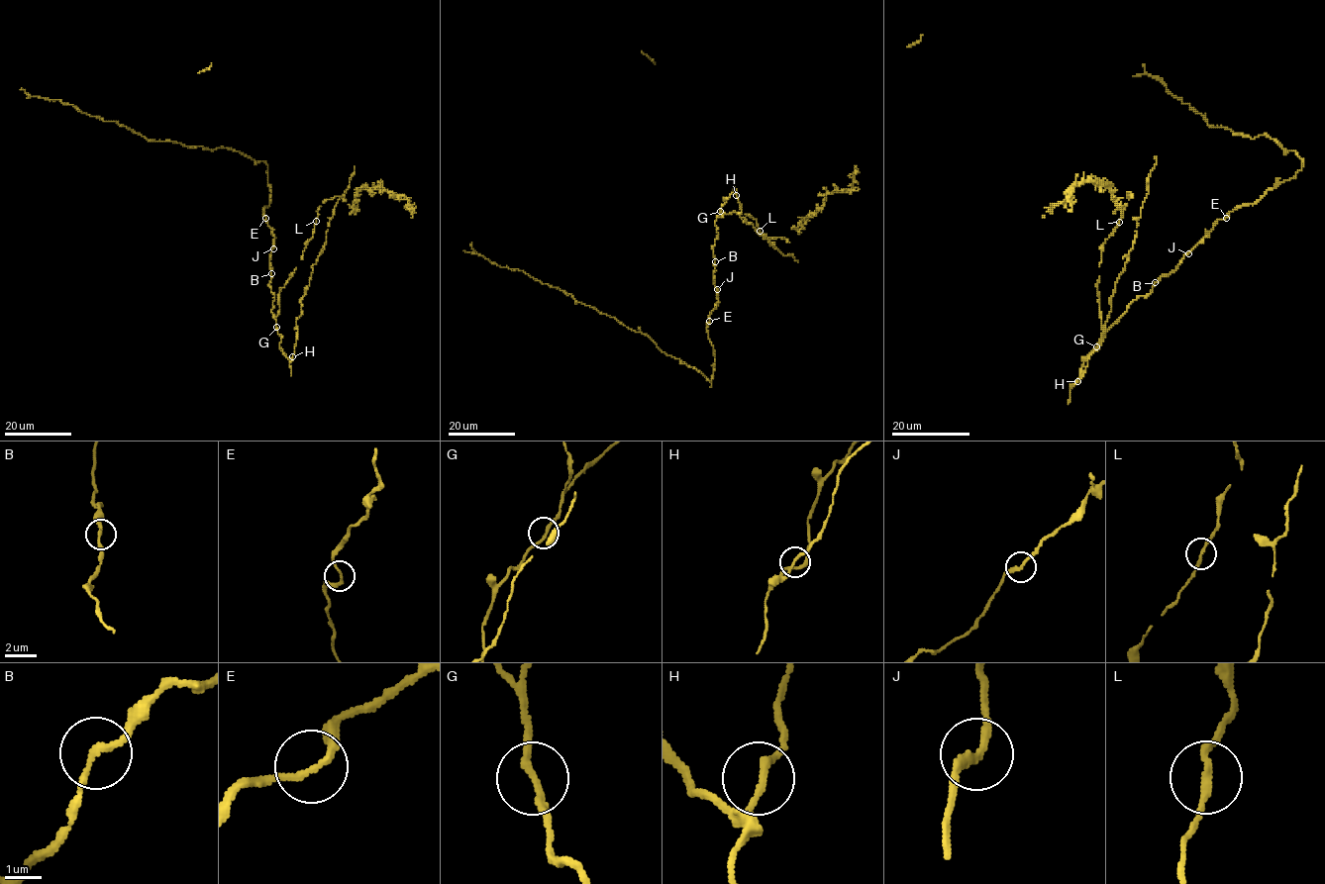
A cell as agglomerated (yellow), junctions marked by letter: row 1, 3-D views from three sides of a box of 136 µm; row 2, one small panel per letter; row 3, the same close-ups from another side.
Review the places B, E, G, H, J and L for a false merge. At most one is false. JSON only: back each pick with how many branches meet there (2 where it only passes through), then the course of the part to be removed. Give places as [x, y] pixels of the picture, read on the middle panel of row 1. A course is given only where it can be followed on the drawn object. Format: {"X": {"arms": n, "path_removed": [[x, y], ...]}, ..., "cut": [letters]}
{"cut": []}

